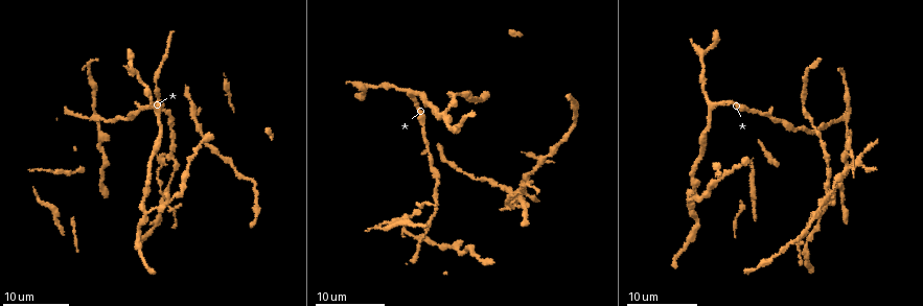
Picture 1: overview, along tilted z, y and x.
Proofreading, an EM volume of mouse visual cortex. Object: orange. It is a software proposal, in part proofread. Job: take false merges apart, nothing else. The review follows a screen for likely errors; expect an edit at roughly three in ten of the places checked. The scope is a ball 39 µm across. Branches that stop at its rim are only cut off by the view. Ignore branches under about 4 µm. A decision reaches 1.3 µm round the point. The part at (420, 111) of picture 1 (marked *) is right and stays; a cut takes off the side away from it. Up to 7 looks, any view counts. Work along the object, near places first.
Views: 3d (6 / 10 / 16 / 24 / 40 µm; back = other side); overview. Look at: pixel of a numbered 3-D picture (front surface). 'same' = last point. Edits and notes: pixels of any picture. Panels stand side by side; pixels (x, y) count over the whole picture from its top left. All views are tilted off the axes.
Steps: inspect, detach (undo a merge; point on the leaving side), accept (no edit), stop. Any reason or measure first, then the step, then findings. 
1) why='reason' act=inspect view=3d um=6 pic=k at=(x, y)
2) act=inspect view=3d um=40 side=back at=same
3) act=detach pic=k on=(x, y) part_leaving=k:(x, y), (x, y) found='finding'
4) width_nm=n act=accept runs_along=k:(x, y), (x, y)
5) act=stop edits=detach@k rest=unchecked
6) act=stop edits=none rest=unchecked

why='a narrow waist' act=inspect view=3d um=16 pic=1 at=(124, 116)

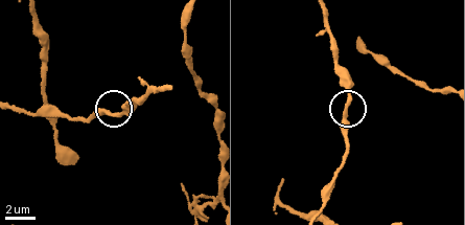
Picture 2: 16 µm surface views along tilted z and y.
act=inspect view=3d um=6 pic=2 at=(344, 107)

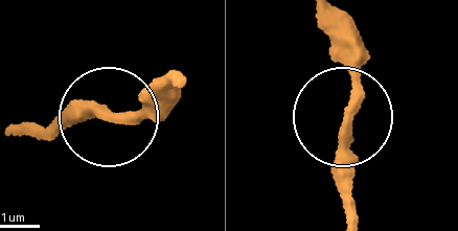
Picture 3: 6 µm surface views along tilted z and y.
act=inspect view=3d um=6 side=back pic=3 at=(346, 118)

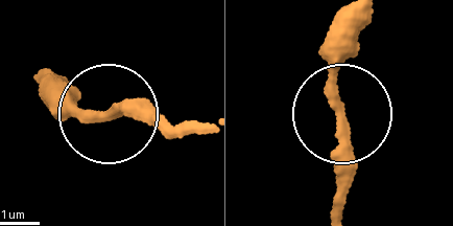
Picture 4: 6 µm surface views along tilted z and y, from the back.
act=accept runs_along=4:(358, 23), (340, 71), (343, 211) found='one cell here'

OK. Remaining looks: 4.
why='arms part here' act=inspect view=3d um=24 pic=1 at=(175, 160)

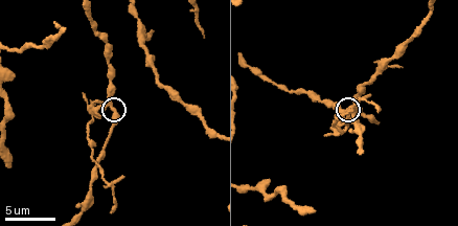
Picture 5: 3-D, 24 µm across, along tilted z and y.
act=inspect view=3d um=6 pic=5 at=(111, 108)

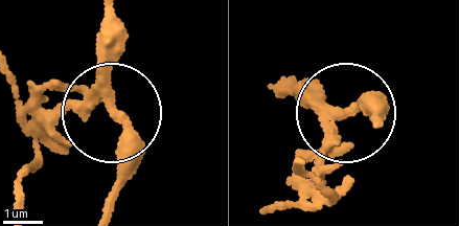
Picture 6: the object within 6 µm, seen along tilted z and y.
side_arm_um=15 act=detach pic=6 on=(64, 138) part_leaving=6:(91, 95), (26, 170), (22, 211) found='a second cell is stuck on'

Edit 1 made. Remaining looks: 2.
why='thin arm on a thick one' act=inspect view=3d um=16 pic=1 at=(148, 214)

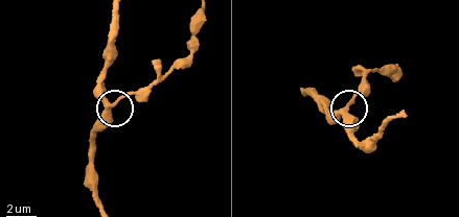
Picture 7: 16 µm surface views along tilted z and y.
why='closer look' act=inspect view=3d um=10 pic=7 at=(112, 103)

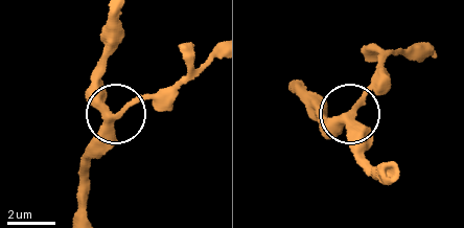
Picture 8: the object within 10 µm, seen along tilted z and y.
side_arm_um=30 act=accept runs_along=8:(114, 16), (100, 85), (108, 110), (119, 114), (177, 81) found='continuous, no second cell'

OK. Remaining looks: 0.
act=stop edits=detach@6 rest=unchecked

